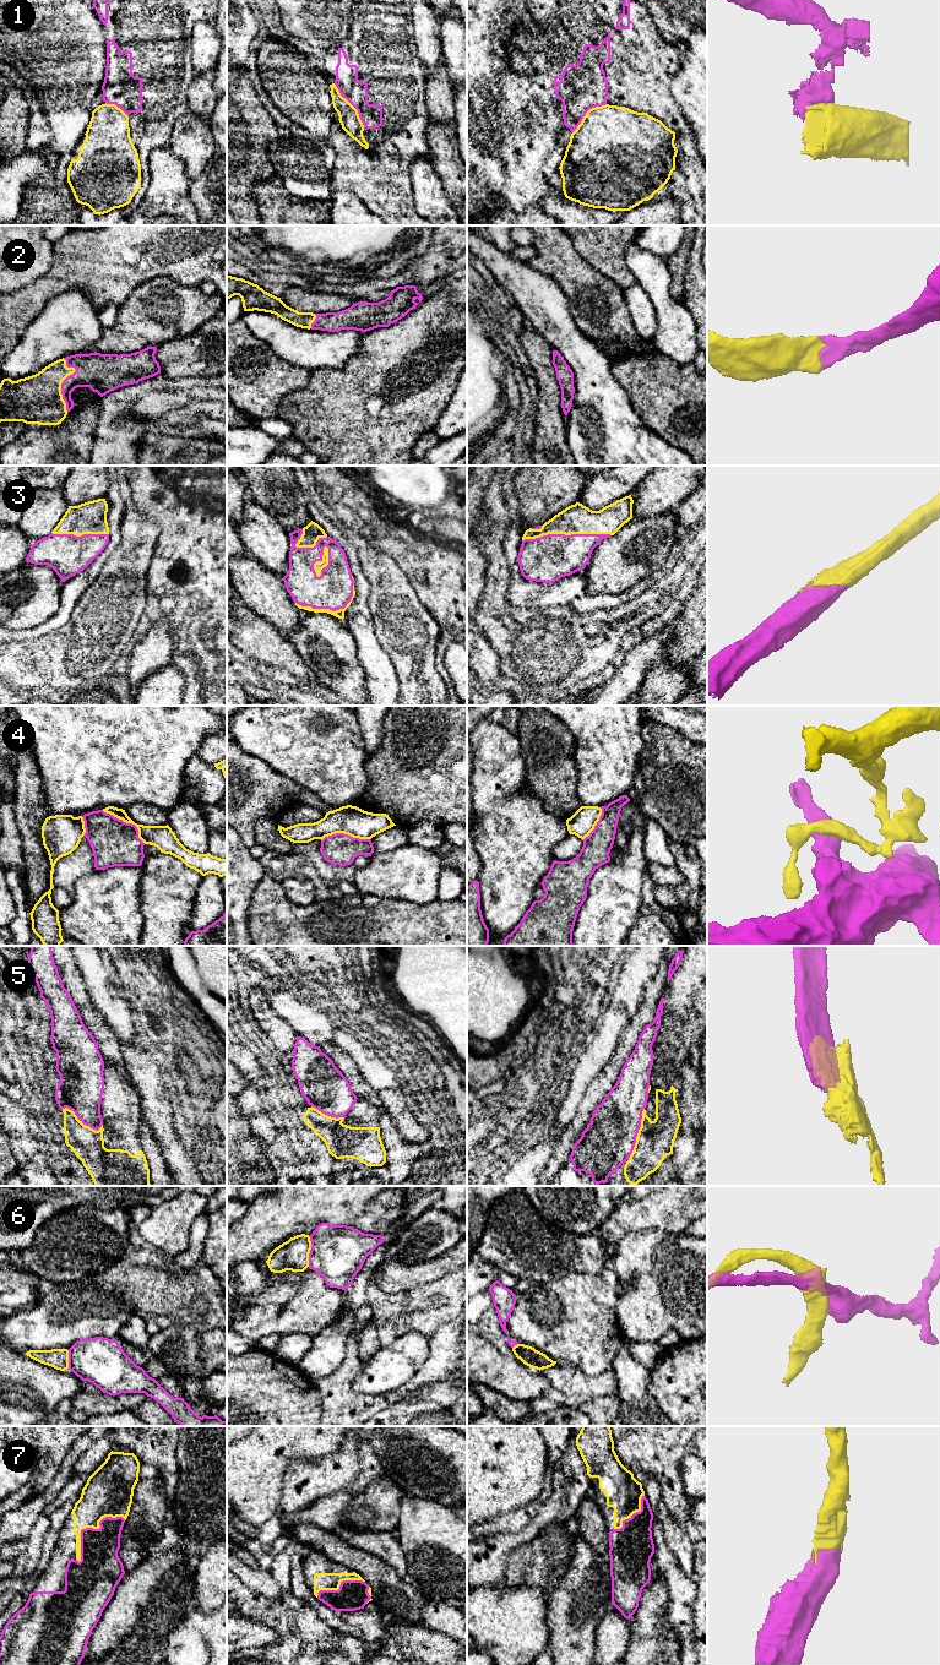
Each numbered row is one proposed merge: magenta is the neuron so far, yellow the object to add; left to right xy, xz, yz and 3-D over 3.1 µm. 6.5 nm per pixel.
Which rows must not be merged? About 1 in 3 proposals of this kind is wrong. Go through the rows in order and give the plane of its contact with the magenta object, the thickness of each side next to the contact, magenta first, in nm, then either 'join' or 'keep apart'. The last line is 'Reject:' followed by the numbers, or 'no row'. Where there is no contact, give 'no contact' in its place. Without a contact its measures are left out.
1: meets magenta in xz; 150 nm thick on the magenta side, 130 nm on the other; keep apart
2: meets magenta in xy; 240 nm thick on the magenta side, 320 nm on the other; join
3: meets magenta in yz; 300 nm thick on the magenta side, 190 nm on the other; join
4: meets magenta in xy; 300 nm thick on the magenta side, 150 nm on the other; keep apart
5: meets magenta in yz; 340 nm thick on the magenta side, 240 nm on the other; keep apart
6: meets magenta in xz; 360 nm thick on the magenta side, 200 nm on the other; keep apart
7: meets magenta in xy; 260 nm thick on the magenta side, 280 nm on the other; join
Reject: 1, 4, 5, 6

